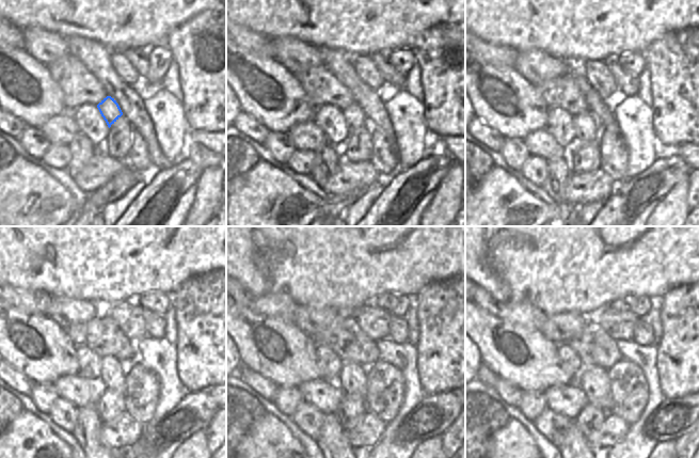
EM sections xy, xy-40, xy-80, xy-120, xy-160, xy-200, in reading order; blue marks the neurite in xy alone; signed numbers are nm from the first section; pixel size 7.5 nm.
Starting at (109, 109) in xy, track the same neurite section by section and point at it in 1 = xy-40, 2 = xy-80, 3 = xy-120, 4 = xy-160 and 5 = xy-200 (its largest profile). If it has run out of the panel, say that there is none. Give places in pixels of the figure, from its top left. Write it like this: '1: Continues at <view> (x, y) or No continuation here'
1: Continues at xy-40 (354, 117)
2: Continues at xy-80 (588, 127)
3: Continues at xy-120 (112, 376)
4: Continues at xy-160 (352, 377)
5: Continues at xy-200 (593, 380).

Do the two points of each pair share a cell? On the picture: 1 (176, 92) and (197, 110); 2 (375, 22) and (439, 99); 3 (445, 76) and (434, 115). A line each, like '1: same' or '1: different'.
1: different
2: different
3: same

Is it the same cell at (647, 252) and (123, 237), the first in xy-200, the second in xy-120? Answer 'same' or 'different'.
same

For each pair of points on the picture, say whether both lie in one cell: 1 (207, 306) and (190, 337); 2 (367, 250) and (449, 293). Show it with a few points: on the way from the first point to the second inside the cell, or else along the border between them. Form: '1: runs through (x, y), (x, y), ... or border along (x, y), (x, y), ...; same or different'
1: runs through (207, 314), (207, 320), (197, 330); same
2: border along (454, 277), (447, 280), (431, 281), (413, 297); different

